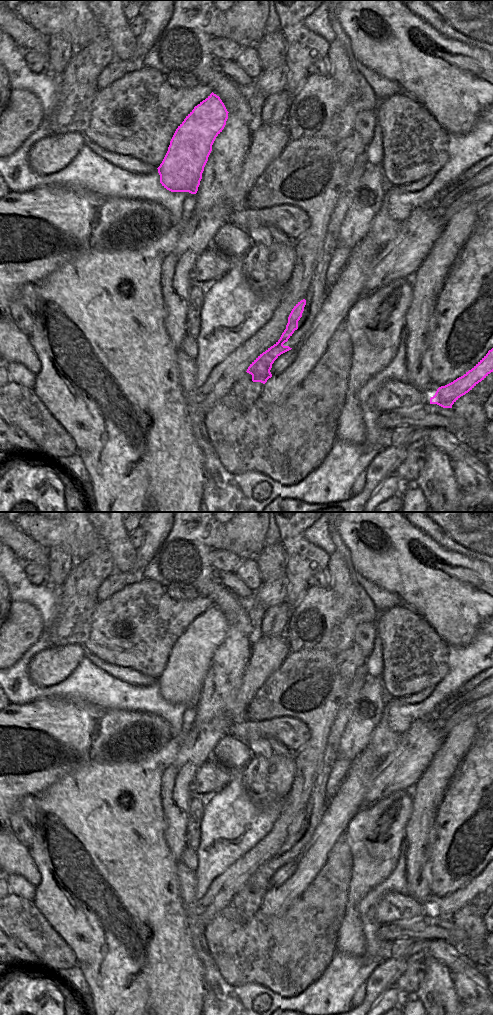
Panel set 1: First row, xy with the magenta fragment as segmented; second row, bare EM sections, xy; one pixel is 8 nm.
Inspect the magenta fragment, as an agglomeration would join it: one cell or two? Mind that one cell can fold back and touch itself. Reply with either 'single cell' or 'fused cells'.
single cell

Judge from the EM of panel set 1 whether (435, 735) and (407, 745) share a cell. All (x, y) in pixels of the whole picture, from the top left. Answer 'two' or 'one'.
one

